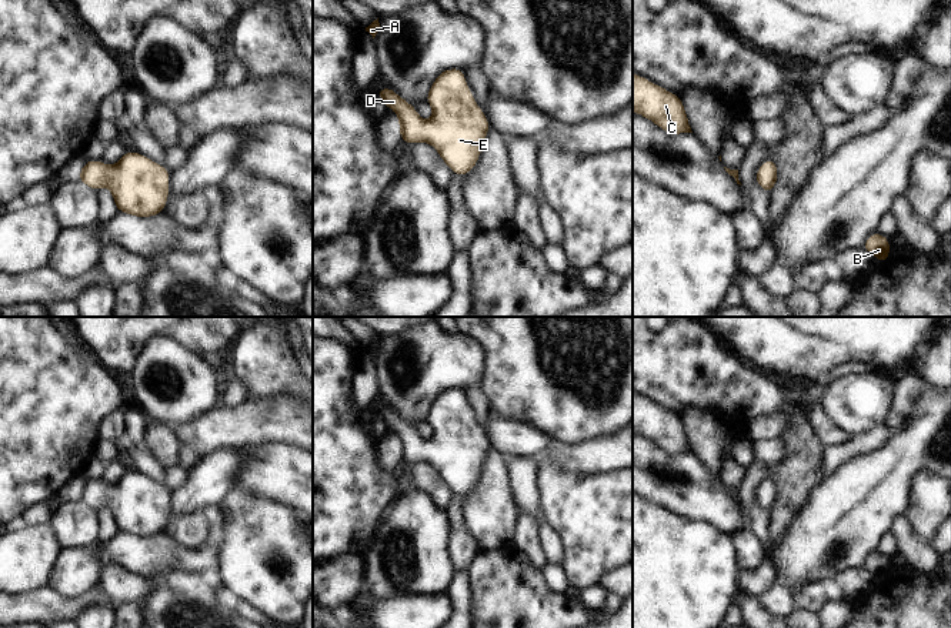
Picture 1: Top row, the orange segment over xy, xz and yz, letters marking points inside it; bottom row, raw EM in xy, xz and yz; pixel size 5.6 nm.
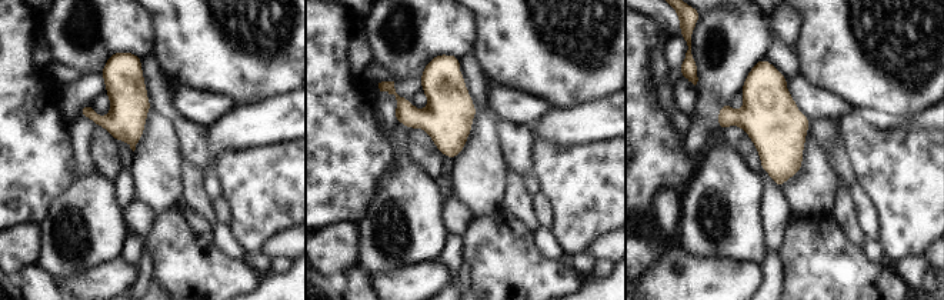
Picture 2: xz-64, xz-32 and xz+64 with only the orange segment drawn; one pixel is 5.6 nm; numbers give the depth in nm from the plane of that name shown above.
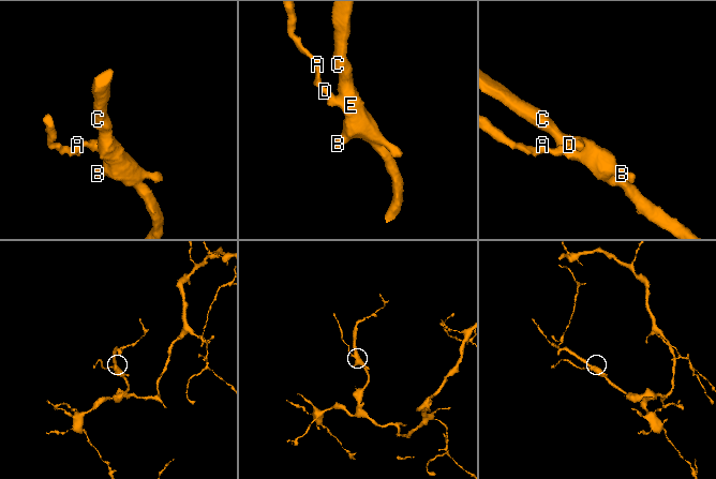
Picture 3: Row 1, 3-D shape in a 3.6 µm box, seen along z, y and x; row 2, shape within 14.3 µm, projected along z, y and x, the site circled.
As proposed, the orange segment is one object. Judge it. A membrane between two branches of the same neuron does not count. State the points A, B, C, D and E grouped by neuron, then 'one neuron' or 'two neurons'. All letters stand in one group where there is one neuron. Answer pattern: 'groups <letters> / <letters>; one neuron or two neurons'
groups A B C D E; one neuron

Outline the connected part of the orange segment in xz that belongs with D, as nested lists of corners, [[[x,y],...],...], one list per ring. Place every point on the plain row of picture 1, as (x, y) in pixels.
[[[447,388],[433,401],[426,417],[433,428],[428,441],[393,408],[383,407],[376,415],[398,435],[400,460],[410,465],[424,461],[431,464],[460,497],[474,488],[490,442],[477,425],[463,388]]]

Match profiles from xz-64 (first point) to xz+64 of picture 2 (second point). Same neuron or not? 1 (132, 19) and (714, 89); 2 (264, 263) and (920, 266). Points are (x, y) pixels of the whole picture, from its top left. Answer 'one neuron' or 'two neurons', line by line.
1: one neuron
2: one neuron

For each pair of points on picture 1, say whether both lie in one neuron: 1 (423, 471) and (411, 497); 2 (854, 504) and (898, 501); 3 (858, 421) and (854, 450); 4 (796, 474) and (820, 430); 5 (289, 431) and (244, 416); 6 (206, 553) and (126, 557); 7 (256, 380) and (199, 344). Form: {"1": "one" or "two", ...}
{"1": "two", "2": "one", "3": "two", "4": "two", "5": "one", "6": "one", "7": "two"}

